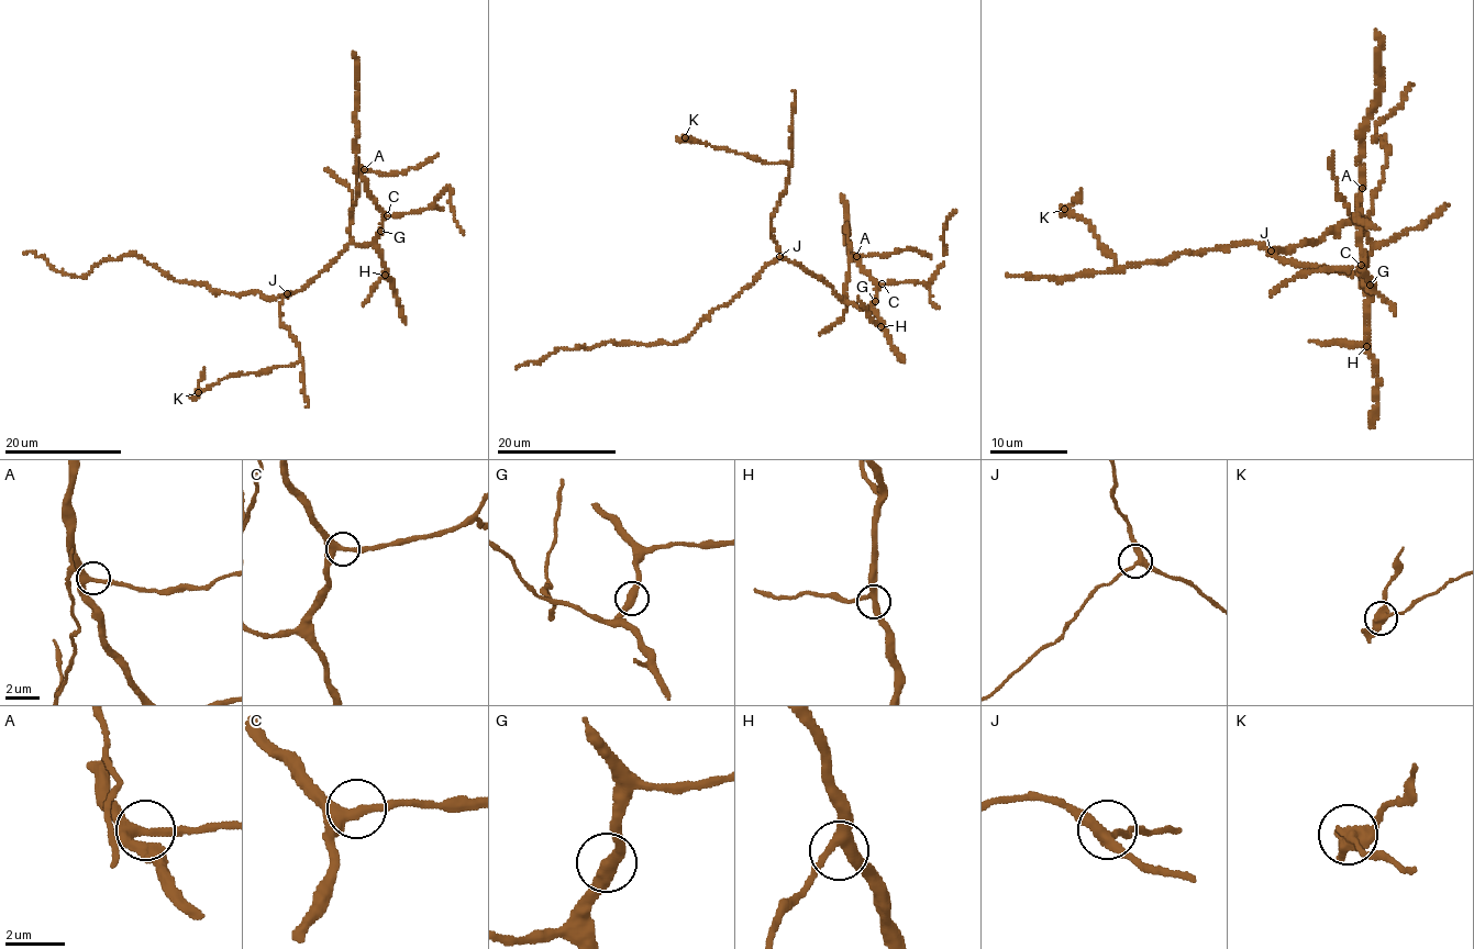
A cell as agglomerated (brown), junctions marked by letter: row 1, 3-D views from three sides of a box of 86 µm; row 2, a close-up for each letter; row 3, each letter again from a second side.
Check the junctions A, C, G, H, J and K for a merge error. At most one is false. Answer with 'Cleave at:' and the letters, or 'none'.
Cleave at: K

